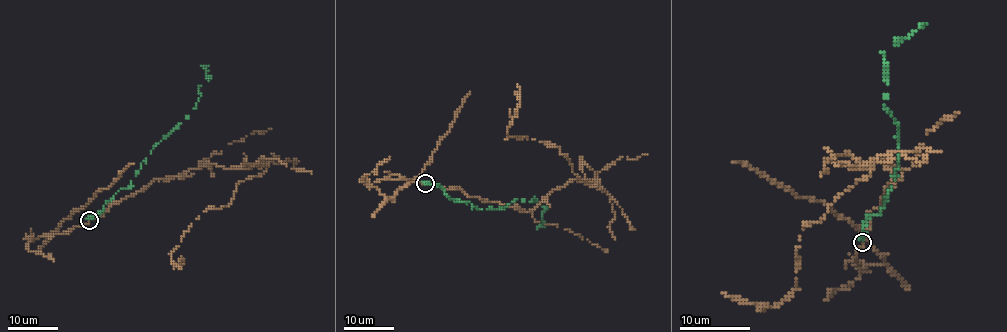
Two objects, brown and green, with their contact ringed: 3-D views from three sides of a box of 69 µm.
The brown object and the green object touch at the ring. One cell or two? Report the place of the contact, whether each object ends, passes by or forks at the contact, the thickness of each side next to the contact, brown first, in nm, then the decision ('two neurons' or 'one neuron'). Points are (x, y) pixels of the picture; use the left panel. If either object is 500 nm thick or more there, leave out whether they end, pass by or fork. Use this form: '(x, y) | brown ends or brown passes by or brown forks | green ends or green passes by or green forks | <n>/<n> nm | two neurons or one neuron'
(89, 220) | brown passes by | green ends | 140/480 nm | two neurons

